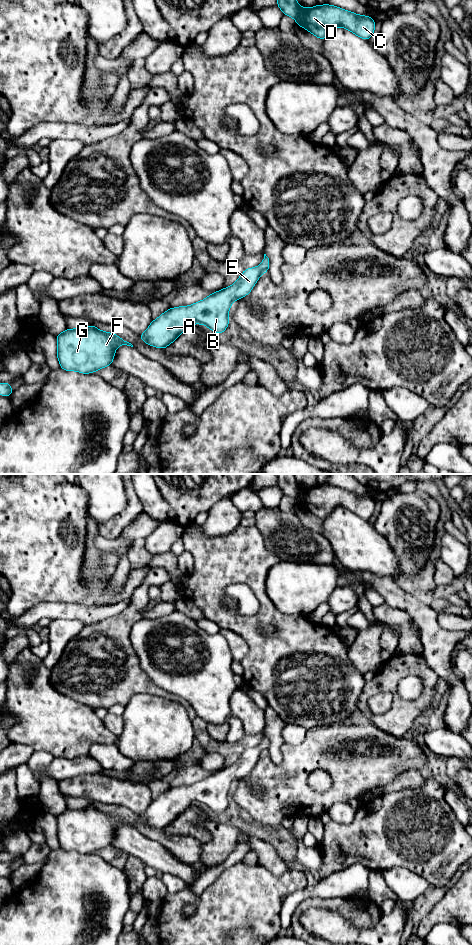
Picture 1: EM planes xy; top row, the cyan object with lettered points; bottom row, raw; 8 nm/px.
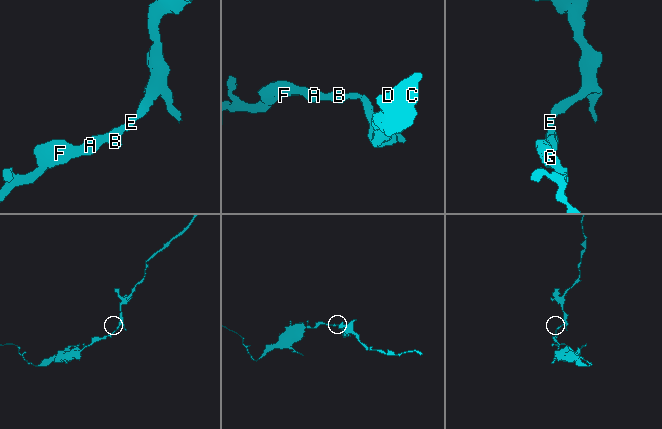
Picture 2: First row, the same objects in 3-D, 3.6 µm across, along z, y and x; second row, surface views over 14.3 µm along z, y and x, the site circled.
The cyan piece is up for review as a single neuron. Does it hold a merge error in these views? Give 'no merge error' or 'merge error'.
no merge error

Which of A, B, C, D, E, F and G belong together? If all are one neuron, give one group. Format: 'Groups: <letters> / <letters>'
Groups: A B C D E F G

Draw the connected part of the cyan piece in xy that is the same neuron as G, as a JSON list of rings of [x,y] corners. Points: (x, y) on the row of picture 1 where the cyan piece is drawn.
[[[93,325],[69,329],[56,335],[60,368],[83,374],[111,366],[119,345],[133,345],[115,333],[99,330]]]

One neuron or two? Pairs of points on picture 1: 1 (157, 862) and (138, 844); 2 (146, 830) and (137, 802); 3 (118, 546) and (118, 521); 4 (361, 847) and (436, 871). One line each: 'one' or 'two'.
1: one
2: two
3: two
4: one

